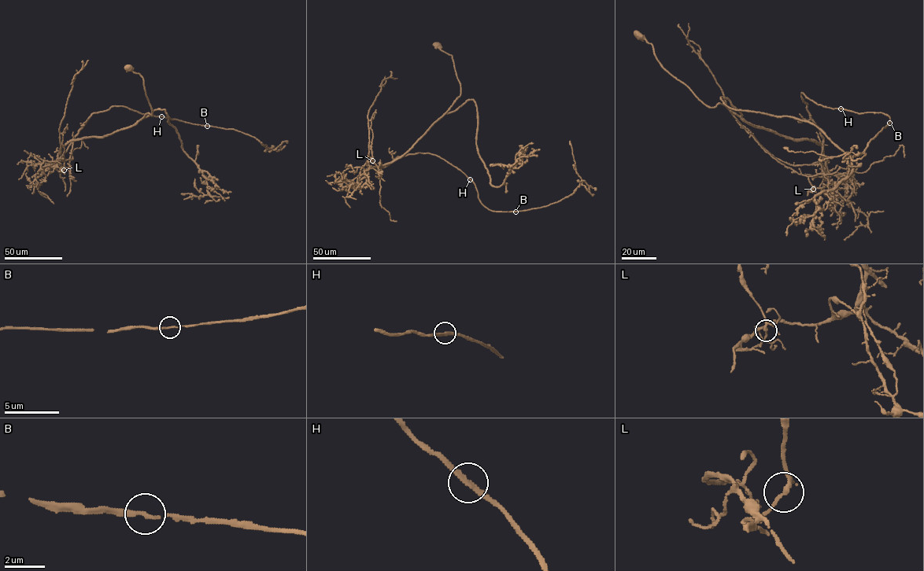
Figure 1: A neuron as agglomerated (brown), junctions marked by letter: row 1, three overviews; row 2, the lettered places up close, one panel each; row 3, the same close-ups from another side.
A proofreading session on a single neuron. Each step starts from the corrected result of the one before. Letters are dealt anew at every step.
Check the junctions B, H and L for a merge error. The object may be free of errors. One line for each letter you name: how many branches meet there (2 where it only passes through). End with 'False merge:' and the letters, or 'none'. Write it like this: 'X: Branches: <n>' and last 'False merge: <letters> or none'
L: Branches: 2
False merge: L

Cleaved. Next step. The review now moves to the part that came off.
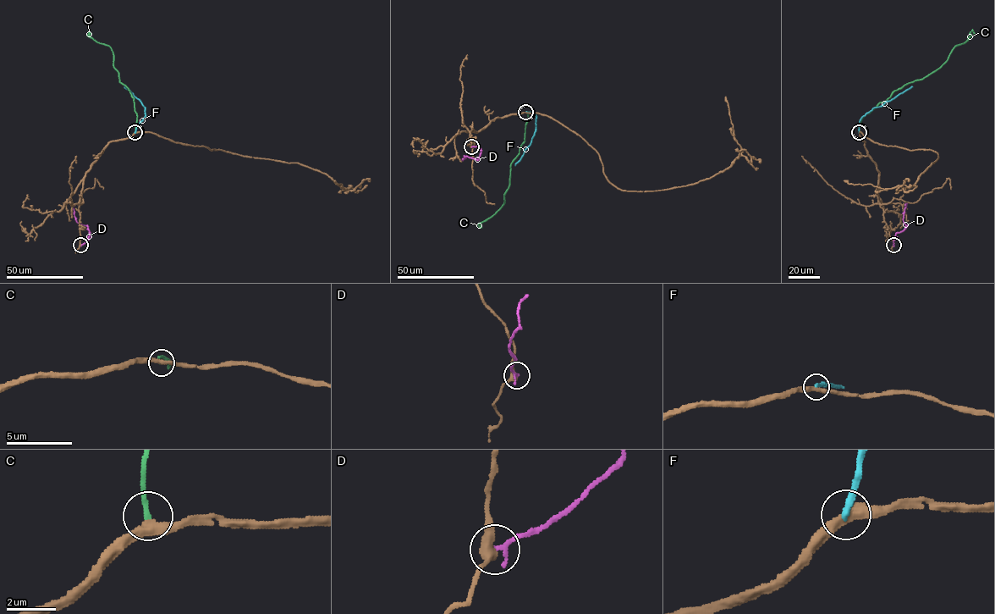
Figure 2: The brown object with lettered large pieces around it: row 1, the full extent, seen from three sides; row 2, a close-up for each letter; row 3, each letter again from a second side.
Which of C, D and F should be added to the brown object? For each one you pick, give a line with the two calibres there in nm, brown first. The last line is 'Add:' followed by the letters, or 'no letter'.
C: calibres 320 and 190 nm
Add: C

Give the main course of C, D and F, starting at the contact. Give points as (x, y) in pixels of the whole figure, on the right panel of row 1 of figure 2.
C: (860, 131), (865, 114), (895, 91), (938, 69), (956, 46), (968, 40), (972, 30), (974, 34)
D: (893, 245), (895, 234), (906, 226), (903, 221), (905, 204)
F: (859, 132), (859, 123), (863, 116), (912, 86)

